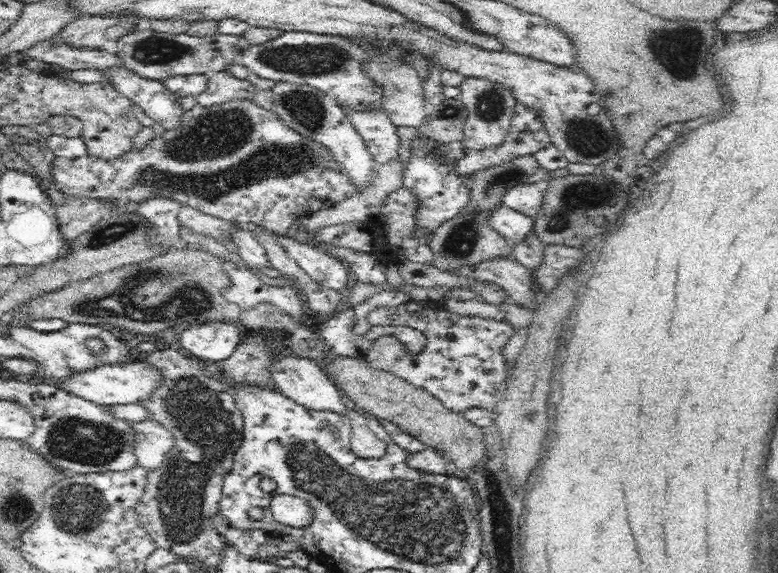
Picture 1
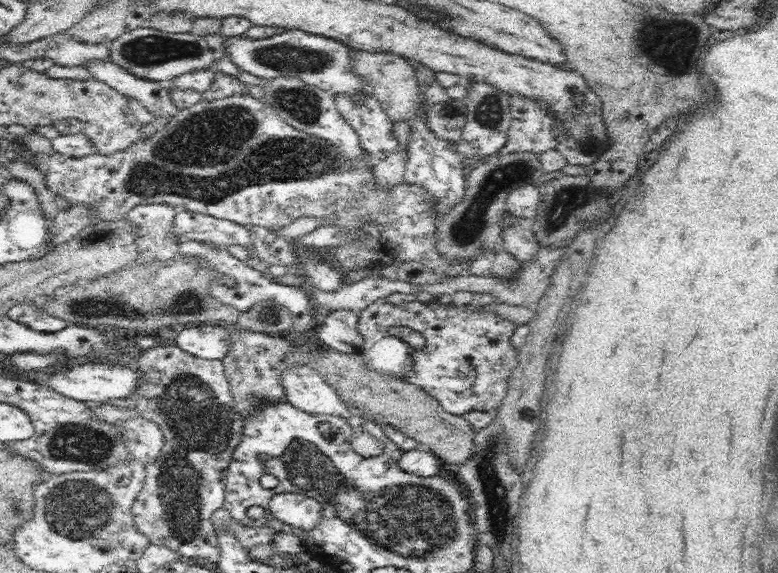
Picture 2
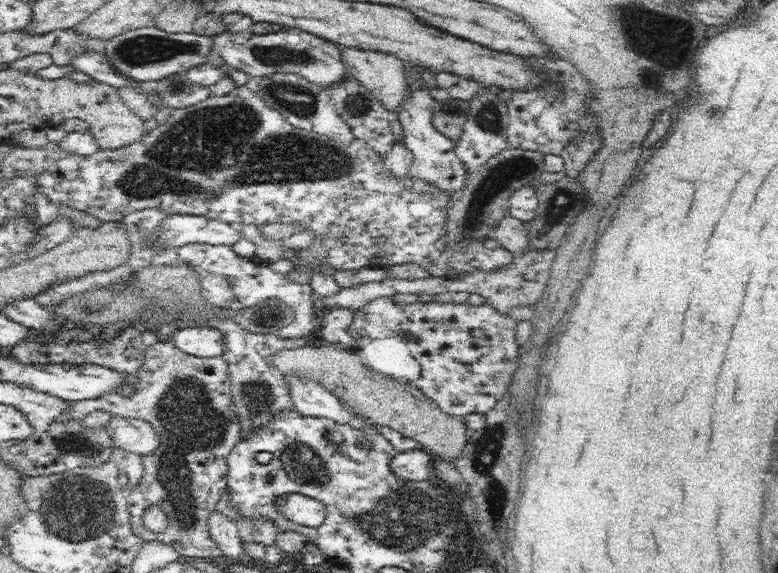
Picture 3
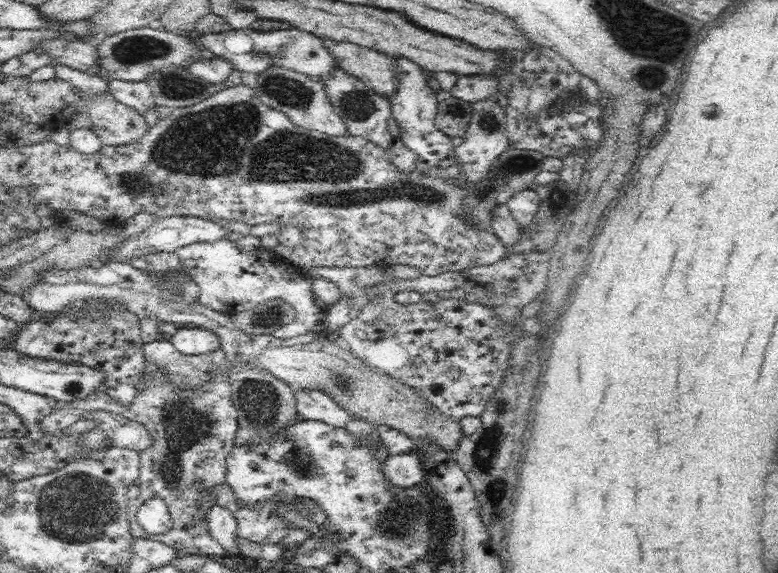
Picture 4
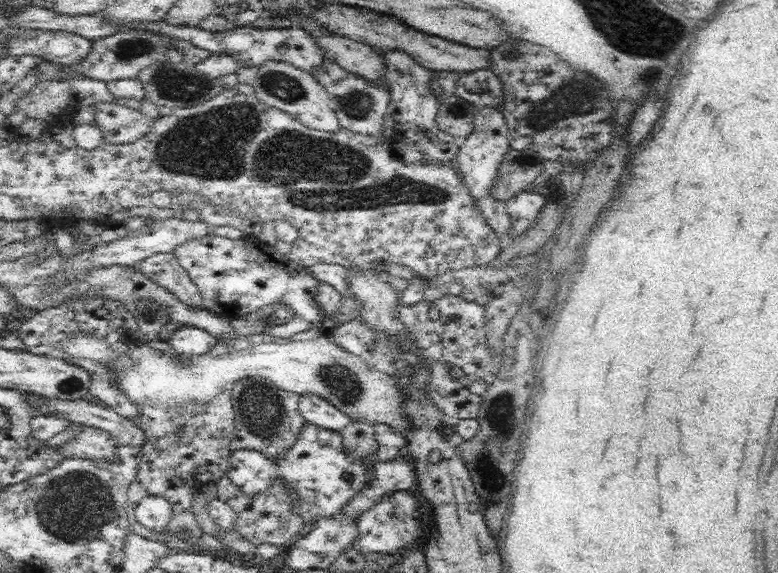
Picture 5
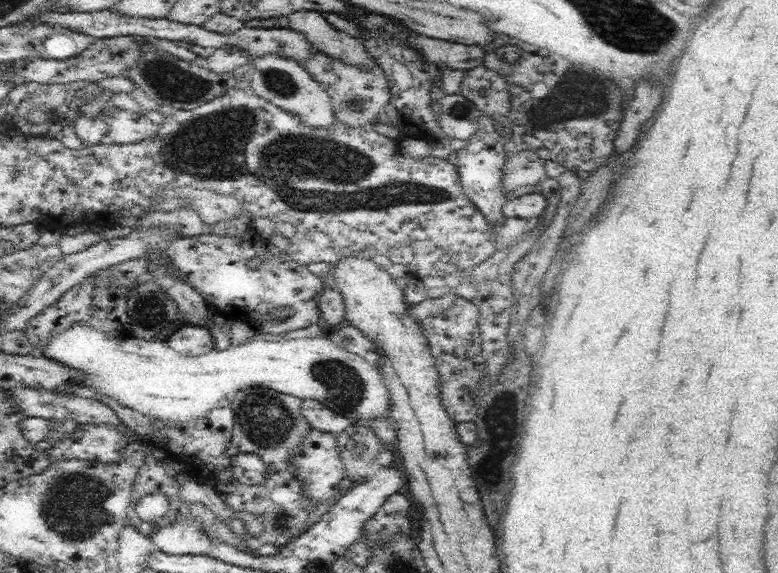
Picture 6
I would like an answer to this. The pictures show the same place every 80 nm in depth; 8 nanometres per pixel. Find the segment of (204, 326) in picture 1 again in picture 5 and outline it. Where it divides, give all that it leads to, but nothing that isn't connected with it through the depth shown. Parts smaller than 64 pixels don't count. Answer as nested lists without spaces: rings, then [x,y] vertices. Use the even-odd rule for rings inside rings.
[[[182,324],[171,328],[176,328],[176,332],[166,341],[180,355],[203,355],[211,352],[217,343],[214,335],[198,327]]]

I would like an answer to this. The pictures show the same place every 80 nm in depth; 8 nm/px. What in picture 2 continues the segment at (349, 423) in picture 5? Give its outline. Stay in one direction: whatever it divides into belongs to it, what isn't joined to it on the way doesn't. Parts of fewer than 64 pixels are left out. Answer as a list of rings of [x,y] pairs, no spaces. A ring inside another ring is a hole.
[[[307,366],[283,368],[281,380],[287,401],[310,415],[329,415],[349,421],[352,410],[330,389],[315,370]]]

